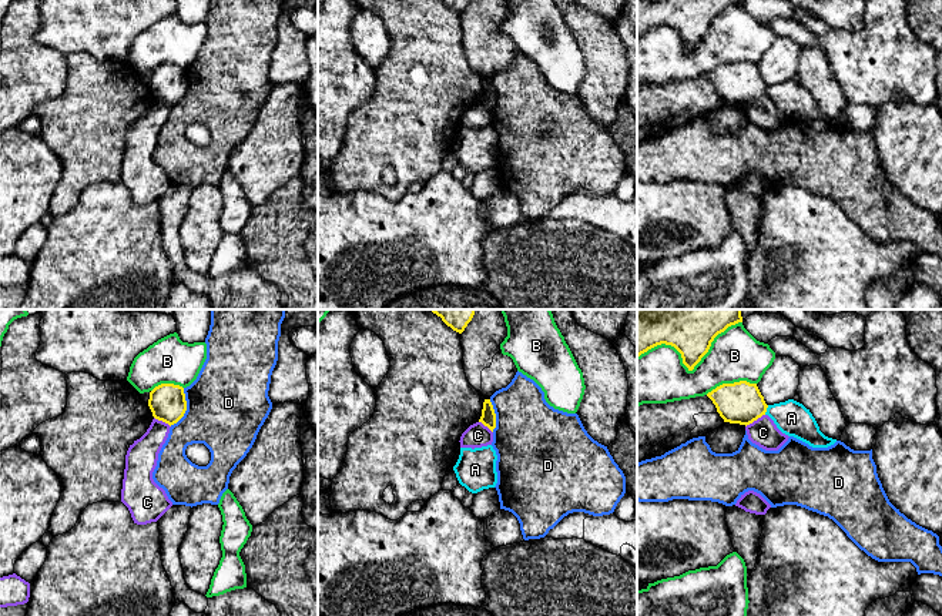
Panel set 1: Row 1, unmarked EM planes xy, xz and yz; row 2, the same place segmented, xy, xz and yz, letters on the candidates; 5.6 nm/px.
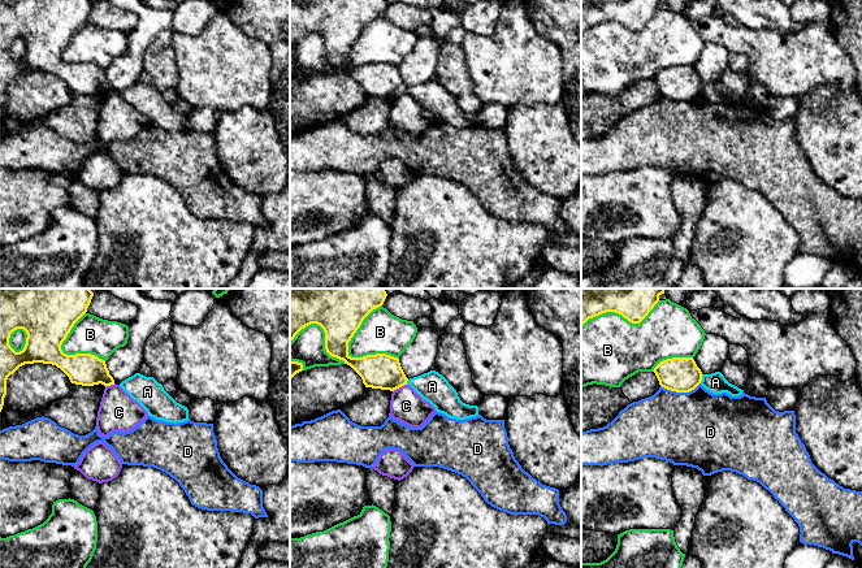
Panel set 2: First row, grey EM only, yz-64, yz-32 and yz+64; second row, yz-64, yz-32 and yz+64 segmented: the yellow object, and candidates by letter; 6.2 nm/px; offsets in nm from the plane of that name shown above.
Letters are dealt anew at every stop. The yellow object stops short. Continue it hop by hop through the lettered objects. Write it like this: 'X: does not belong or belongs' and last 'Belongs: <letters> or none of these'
A: does not belong
B: does not belong
C: does not belong
D: does not belong
Belongs: none of these

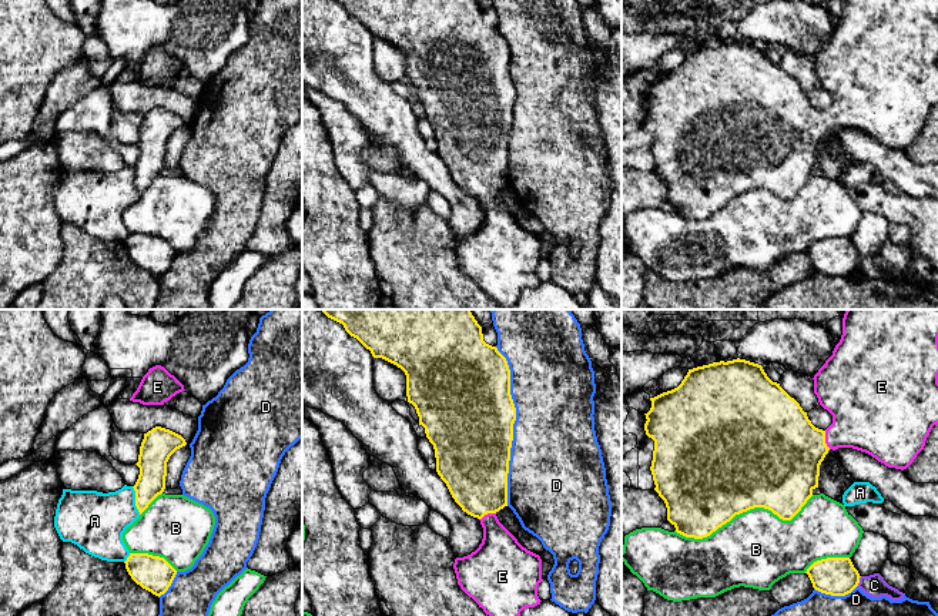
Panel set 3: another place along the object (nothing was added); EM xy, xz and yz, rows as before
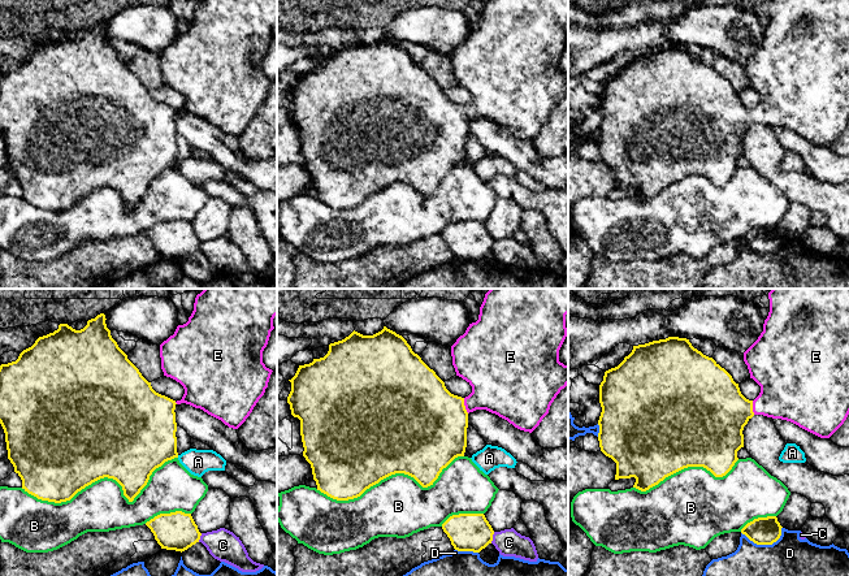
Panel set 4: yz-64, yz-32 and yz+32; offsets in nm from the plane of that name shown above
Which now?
A: does not belong
B: does not belong
C: does not belong
D: does not belong
E: belongs
Belongs: E

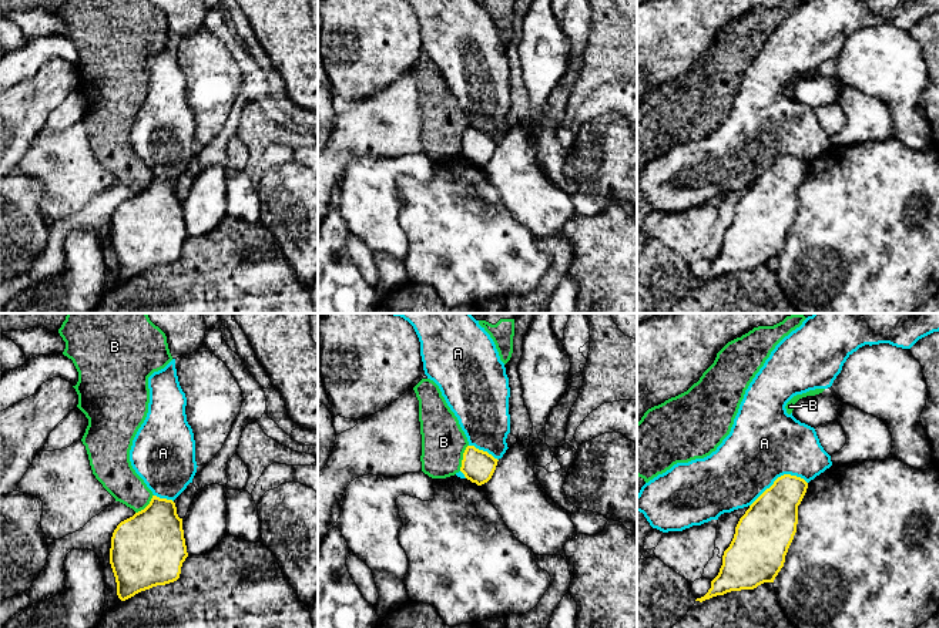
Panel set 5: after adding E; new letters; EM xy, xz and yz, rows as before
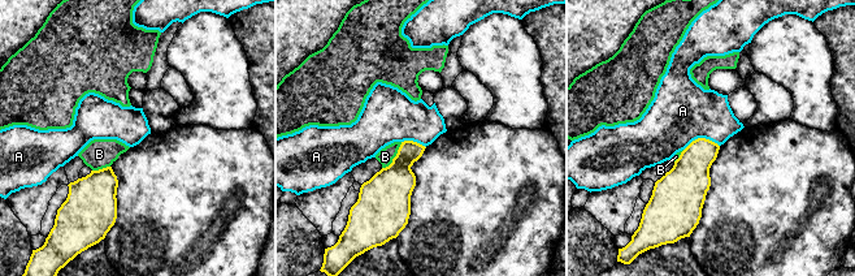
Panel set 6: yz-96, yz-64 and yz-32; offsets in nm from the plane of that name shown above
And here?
A: does not belong
B: does not belong
Belongs: none of these

